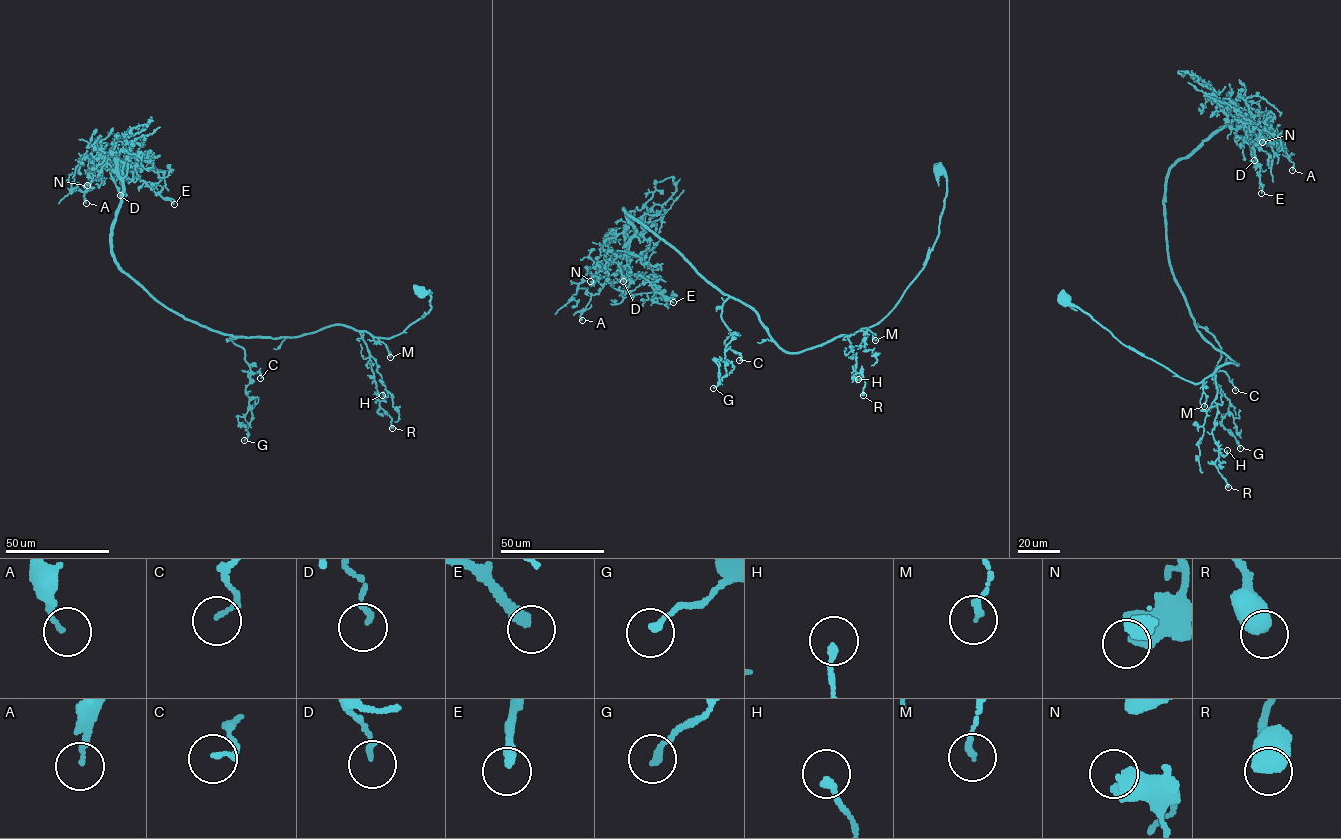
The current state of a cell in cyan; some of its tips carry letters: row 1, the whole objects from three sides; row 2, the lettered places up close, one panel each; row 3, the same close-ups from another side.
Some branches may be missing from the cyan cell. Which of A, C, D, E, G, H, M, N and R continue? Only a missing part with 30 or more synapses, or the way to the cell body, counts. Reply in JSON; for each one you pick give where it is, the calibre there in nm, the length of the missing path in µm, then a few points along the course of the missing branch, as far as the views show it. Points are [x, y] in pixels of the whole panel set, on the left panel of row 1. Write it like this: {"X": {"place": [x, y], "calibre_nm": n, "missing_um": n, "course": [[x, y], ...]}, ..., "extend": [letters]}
{"E": {"place": [174, 204], "calibre_nm": 280, "missing_um": 40, "course": [[174, 204], [192, 223], [201, 244]]}, "extend": ["E"]}

